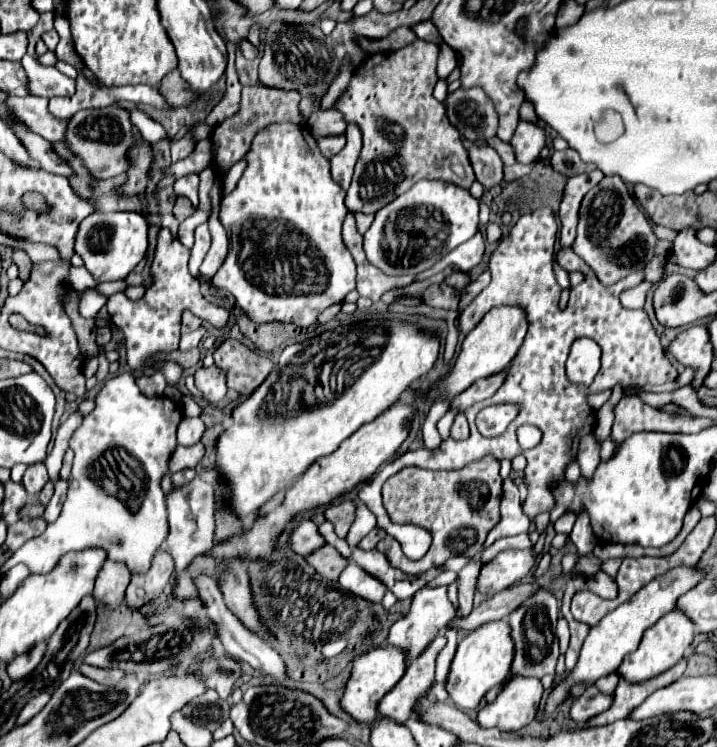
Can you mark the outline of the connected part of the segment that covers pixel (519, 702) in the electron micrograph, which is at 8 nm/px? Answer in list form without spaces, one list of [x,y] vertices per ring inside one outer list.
[[[514,675],[498,697],[478,711],[478,723],[502,731],[520,731],[534,719],[542,693],[544,687],[538,679]]]

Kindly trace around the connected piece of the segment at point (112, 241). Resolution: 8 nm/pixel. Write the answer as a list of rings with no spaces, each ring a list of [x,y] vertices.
[[[122,211],[122,213],[92,213],[88,215],[76,233],[74,251],[82,257],[84,267],[96,281],[118,281],[144,259],[148,249],[148,221],[142,213]]]

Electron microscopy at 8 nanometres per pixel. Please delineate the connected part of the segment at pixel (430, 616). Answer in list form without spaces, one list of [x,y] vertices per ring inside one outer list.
[[[446,585],[444,587],[434,587],[434,589],[422,587],[414,595],[410,611],[392,625],[390,635],[388,635],[388,643],[394,645],[394,647],[398,647],[398,649],[402,649],[408,659],[414,659],[438,635],[438,631],[442,627],[446,627],[456,615],[458,615],[458,607],[452,605],[452,601],[448,599],[448,587]]]

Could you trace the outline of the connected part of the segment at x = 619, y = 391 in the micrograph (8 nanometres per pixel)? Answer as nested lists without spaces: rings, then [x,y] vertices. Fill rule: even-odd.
[[[616,385],[612,390],[609,400],[597,412],[597,425],[595,435],[600,444],[610,435],[614,421],[614,407],[623,396],[623,388]]]

